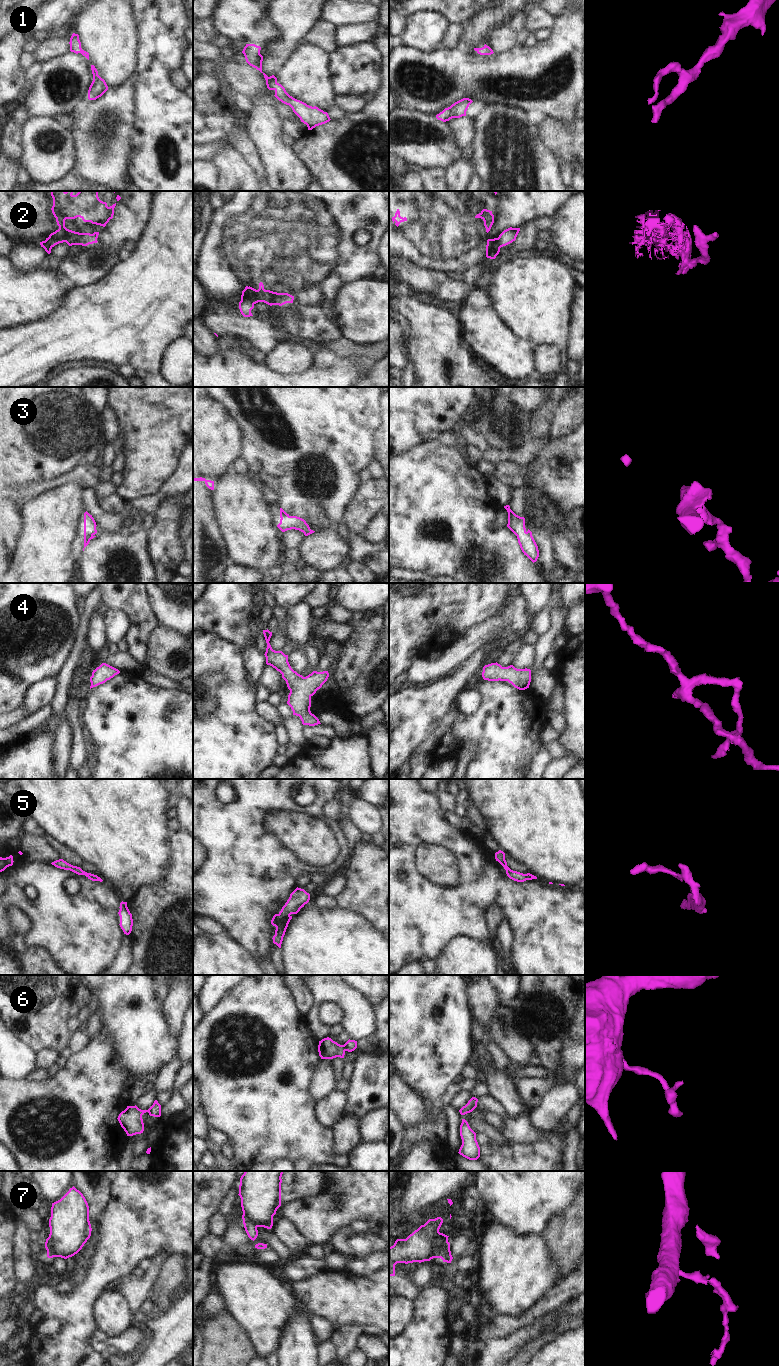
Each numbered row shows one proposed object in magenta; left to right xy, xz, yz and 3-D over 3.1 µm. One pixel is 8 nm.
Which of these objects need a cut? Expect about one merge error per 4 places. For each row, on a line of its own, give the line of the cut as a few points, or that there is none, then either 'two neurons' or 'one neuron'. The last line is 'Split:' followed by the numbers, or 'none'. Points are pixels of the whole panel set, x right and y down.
1: no cut | one neuron
2: xz (241, 299), (246, 299), (253, 304) | two neurons
3: no cut | one neuron
4: no cut | one neuron
5: no cut | one neuron
6: xz (343, 1045), (346, 1050) | two neurons
7: yz (447, 1239), (441, 1244), (437, 1257) | two neurons
Split: 2, 6, 7

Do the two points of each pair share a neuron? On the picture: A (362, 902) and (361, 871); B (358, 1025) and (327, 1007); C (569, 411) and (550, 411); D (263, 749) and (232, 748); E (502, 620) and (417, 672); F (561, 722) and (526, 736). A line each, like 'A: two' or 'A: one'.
A: one
B: two
C: two
D: one
E: one
F: two

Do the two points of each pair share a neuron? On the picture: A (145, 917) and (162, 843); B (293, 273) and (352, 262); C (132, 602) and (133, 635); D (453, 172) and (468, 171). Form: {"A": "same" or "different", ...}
{"A": "different", "B": "same", "C": "same", "D": "same"}

